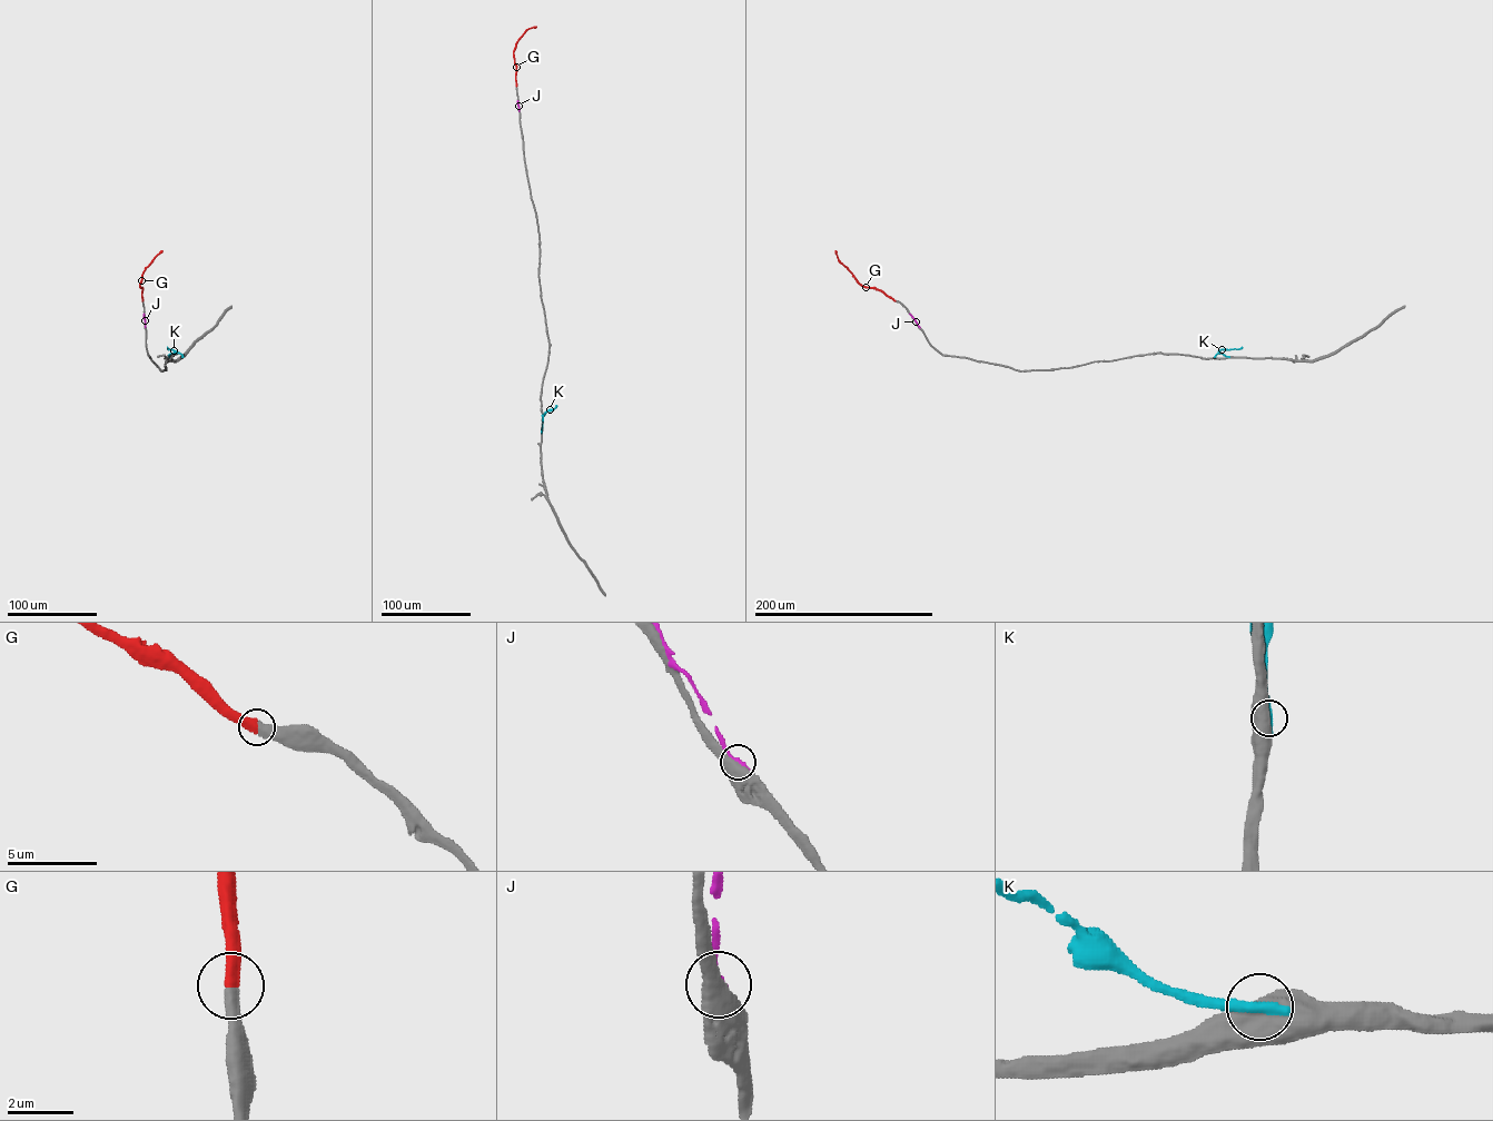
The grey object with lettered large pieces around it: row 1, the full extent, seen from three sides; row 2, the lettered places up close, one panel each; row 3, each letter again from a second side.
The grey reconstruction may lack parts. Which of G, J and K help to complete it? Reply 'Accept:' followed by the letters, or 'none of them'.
Accept: G

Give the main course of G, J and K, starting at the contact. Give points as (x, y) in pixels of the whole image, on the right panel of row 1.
G: (895, 300), (874, 288), (862, 286), (836, 250)
J: (919, 327), (909, 314)
K: (1228, 357), (1218, 351), (1242, 347)

